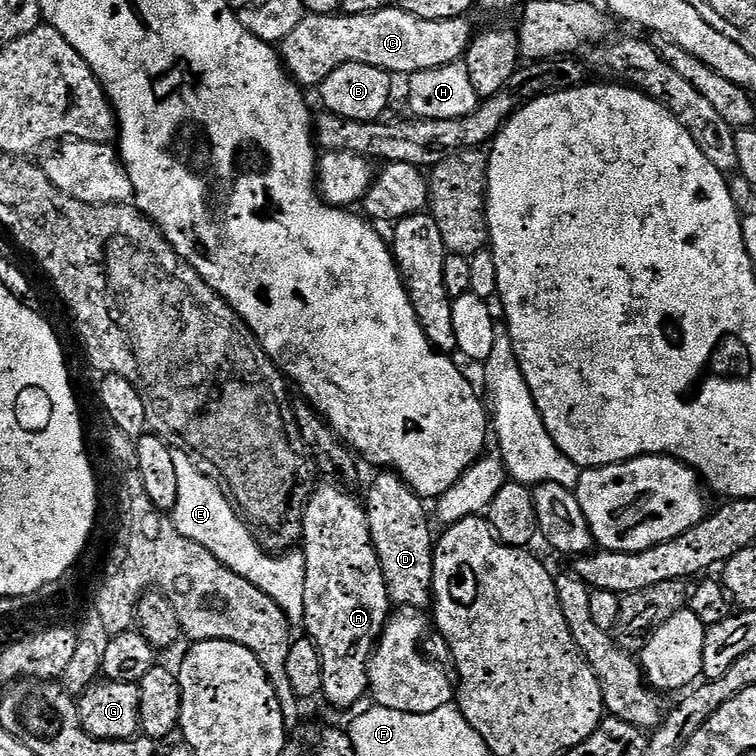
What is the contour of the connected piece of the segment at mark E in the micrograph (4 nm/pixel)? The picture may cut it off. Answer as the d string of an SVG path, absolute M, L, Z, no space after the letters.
M172 448L172 457L174 471L178 474L178 494L170 519L178 534L198 542L203 548L210 550L214 558L234 570L234 574L258 586L258 590L265 592L284 611L289 625L303 625L306 614L306 562L303 551L289 550L283 554L265 552L258 546L248 525L240 519L224 491L209 476L202 474L196 463L182 449Z

